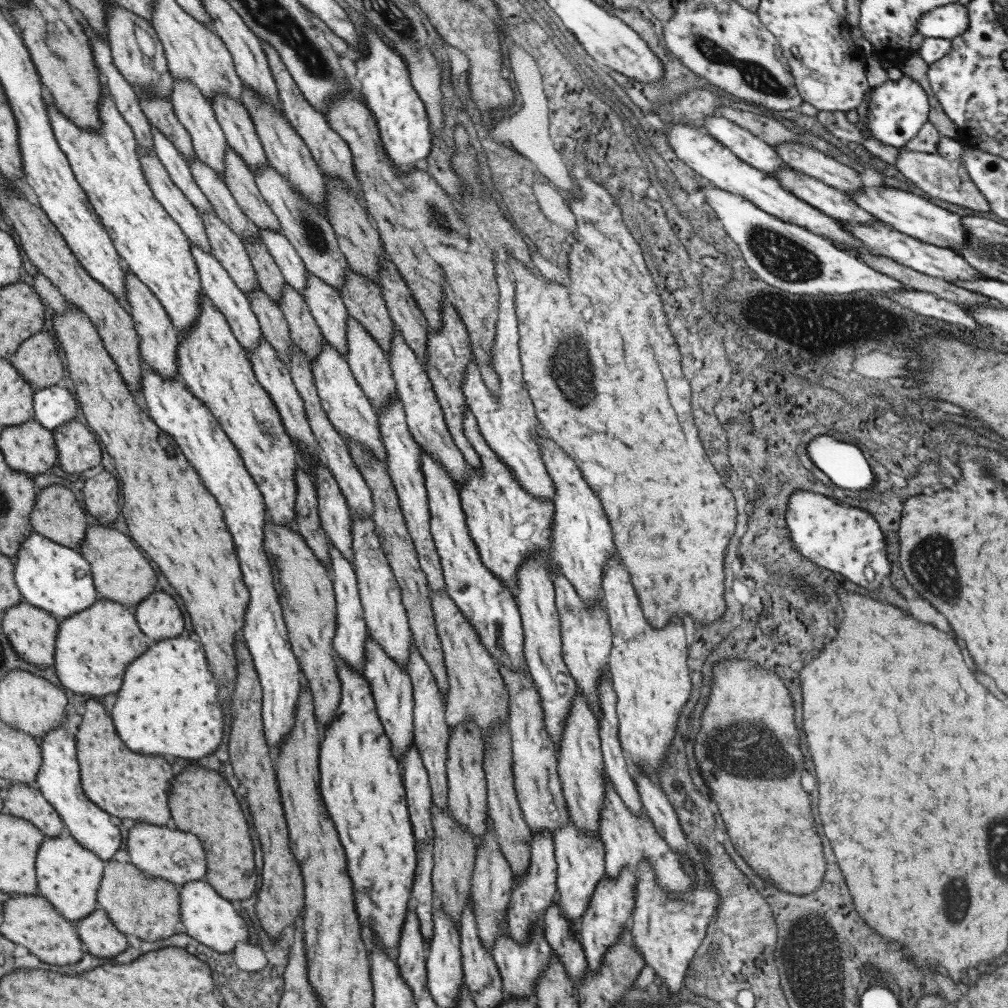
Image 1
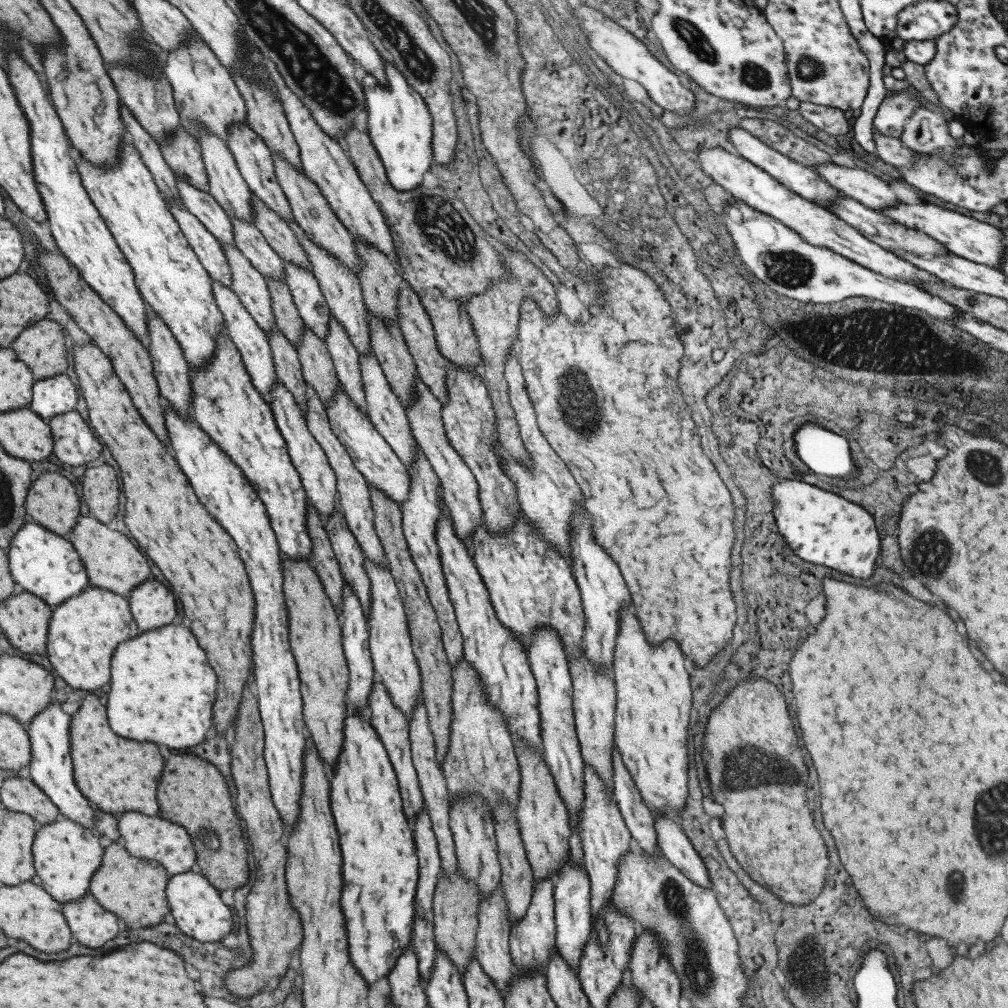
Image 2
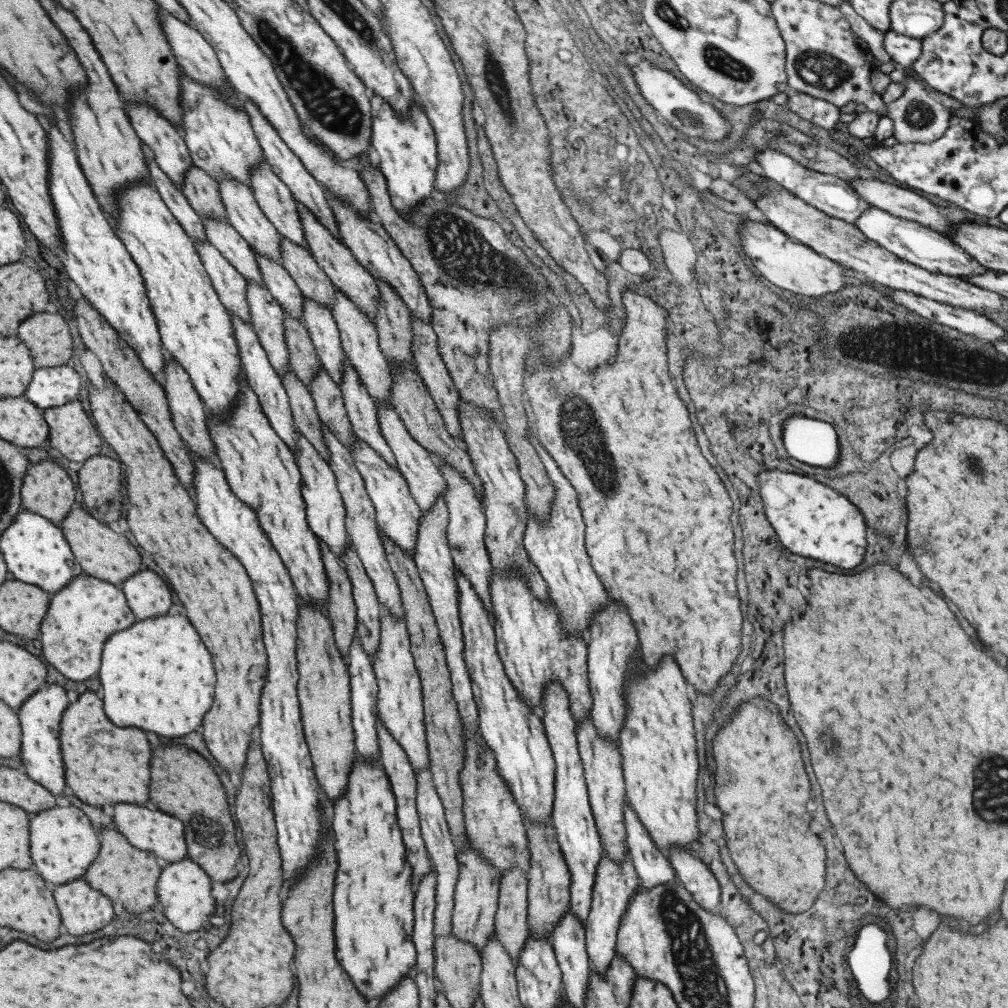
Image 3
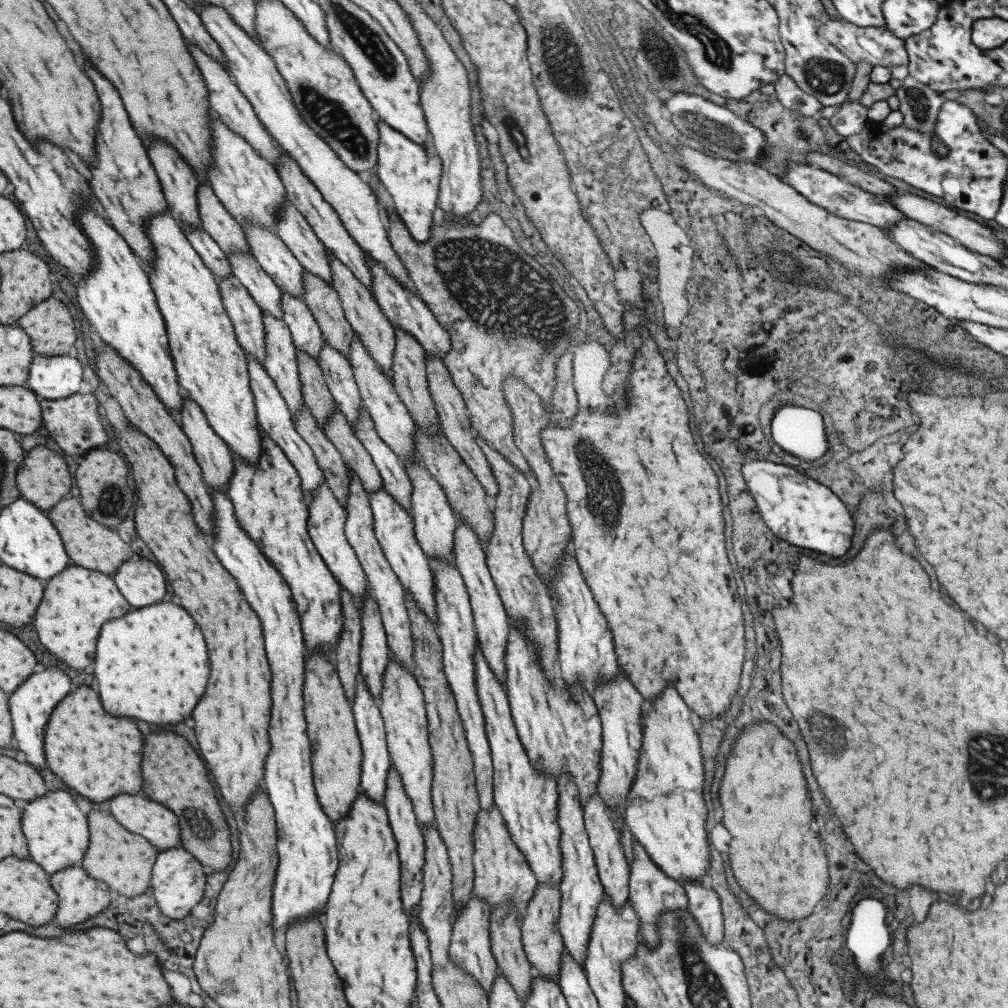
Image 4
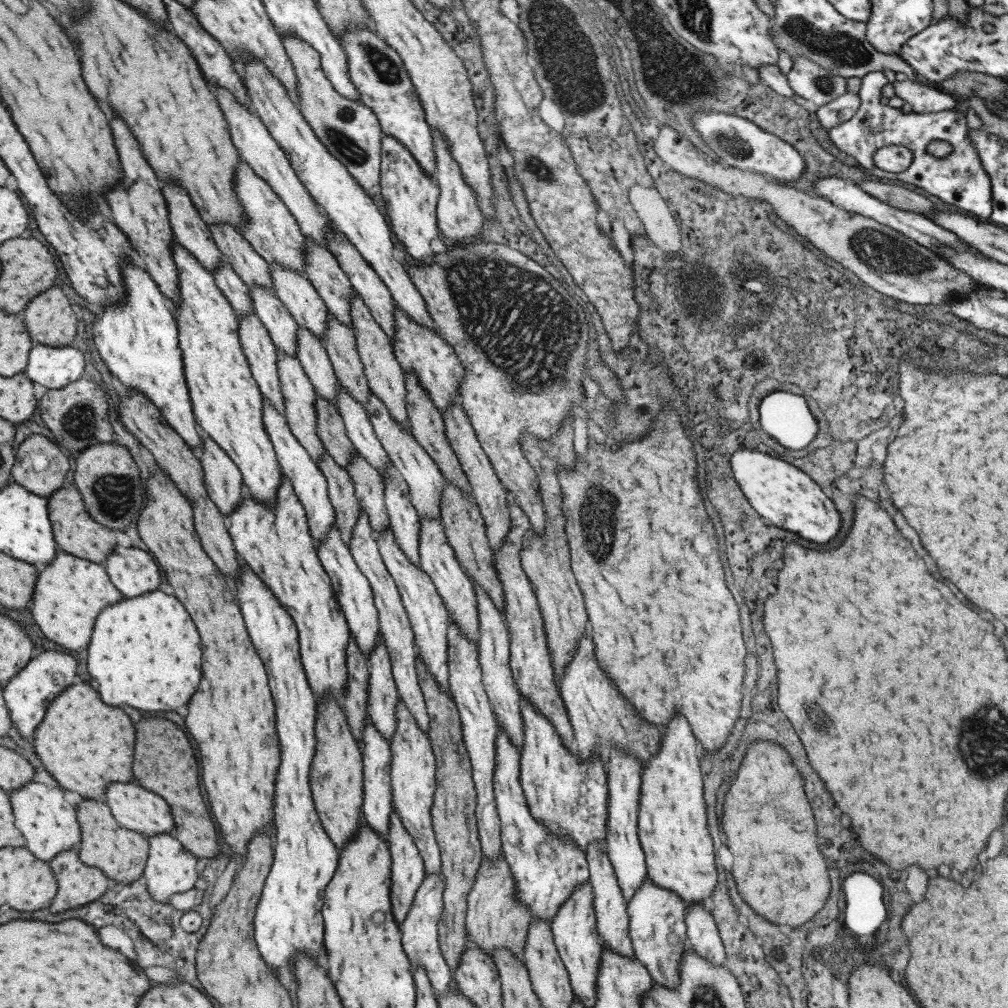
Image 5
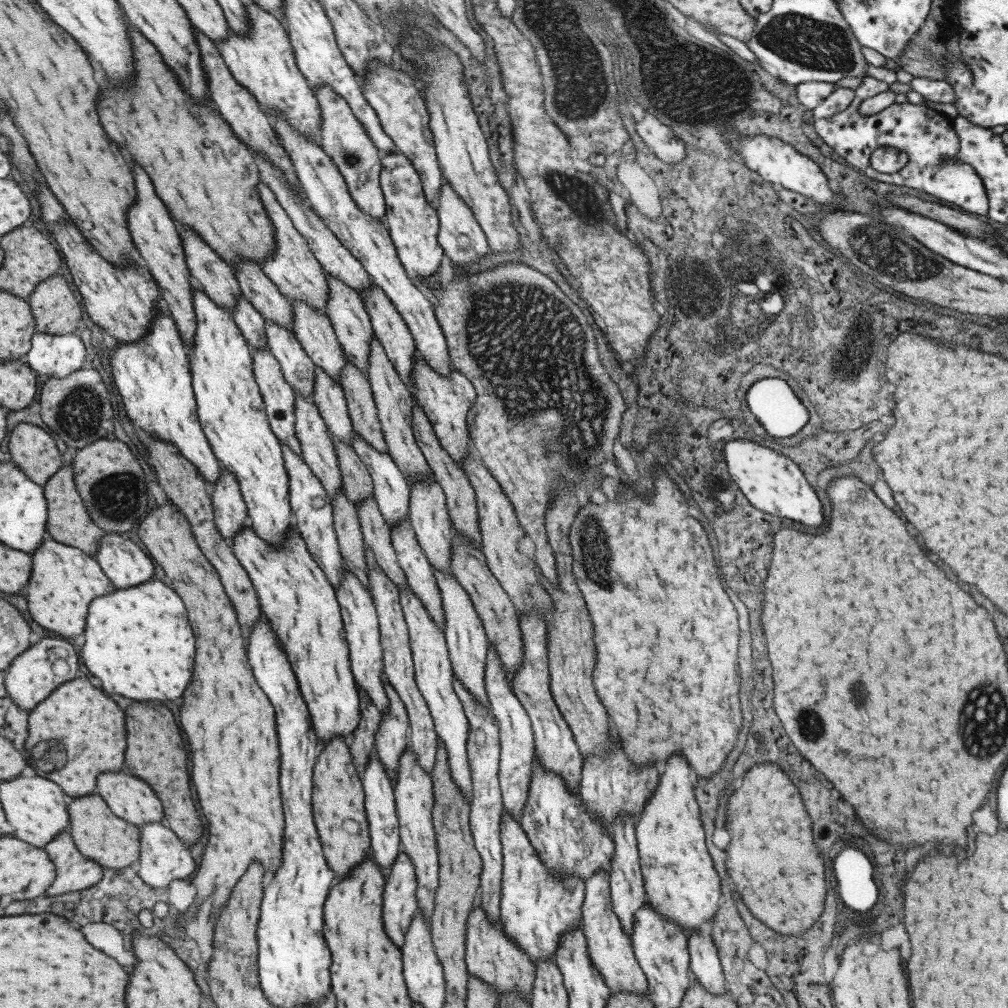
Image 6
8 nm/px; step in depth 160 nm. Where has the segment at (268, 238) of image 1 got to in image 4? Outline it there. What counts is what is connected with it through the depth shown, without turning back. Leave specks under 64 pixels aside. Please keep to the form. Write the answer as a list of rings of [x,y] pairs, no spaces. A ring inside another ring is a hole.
[[[323,340],[316,363],[336,408],[345,415],[354,434],[354,422],[361,406],[361,399],[348,360]]]

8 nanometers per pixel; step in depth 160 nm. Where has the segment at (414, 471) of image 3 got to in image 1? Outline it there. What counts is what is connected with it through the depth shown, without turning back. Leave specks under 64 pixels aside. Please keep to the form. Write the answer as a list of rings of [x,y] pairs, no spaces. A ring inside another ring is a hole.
[[[348,316],[346,318],[345,337],[347,352],[344,359],[347,361],[348,367],[359,388],[365,393],[370,405],[374,408],[375,412],[377,412],[393,397],[397,397],[387,356],[377,344],[377,341],[373,340],[373,337],[369,336],[369,334],[365,332],[365,328],[353,317]]]

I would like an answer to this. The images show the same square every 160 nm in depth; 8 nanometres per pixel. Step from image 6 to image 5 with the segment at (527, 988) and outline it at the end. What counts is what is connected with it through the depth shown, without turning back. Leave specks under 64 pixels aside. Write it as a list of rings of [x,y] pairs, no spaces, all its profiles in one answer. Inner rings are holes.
[[[502,851],[496,856],[495,863],[482,854],[474,883],[466,898],[465,914],[464,927],[467,941],[474,942],[490,957],[499,947],[509,949],[517,958],[521,957],[532,914],[516,899],[514,880]]]

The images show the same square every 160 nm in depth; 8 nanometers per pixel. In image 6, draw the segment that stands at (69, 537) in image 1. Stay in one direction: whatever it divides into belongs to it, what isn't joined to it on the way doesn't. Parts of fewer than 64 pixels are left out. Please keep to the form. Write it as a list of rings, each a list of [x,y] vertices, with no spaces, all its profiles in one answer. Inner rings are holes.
[[[16,424],[7,433],[4,450],[11,454],[16,467],[40,487],[62,467],[55,441],[34,424]]]

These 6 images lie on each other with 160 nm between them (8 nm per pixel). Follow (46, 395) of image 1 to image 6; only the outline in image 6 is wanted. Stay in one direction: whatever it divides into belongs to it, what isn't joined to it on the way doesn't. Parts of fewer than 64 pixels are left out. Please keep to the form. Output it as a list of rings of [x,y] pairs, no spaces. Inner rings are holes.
[[[34,332],[30,349],[20,357],[39,376],[63,378],[83,366],[85,346],[73,333],[55,336],[47,332]]]

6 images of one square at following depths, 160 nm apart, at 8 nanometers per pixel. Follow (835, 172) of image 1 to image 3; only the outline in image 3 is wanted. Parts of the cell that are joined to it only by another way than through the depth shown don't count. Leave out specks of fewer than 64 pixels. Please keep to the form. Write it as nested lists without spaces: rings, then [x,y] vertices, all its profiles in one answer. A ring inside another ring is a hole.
[[[857,177],[847,181],[868,206],[879,208],[899,218],[913,220],[941,234],[954,233],[955,223],[949,221],[947,216],[937,213],[935,204],[913,191],[878,179]]]

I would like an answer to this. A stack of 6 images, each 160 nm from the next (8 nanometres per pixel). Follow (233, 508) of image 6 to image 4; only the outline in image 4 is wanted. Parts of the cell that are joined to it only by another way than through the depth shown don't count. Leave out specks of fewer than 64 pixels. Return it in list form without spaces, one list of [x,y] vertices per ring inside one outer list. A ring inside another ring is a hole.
[[[183,394],[180,411],[177,412],[177,421],[184,435],[188,438],[194,459],[202,472],[202,479],[209,489],[217,489],[225,493],[229,477],[233,474],[234,459],[229,447],[217,436],[206,421],[205,415],[187,394]]]

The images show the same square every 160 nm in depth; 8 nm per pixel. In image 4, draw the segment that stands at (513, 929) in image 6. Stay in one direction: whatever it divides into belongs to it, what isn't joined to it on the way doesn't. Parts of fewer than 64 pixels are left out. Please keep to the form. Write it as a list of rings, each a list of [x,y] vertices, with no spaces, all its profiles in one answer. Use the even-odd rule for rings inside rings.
[[[479,643],[475,656],[473,656],[474,675],[476,684],[477,698],[484,718],[485,738],[490,748],[490,757],[492,762],[492,802],[501,813],[503,822],[507,827],[510,839],[517,845],[517,848],[525,857],[531,872],[539,883],[559,884],[562,877],[561,870],[561,851],[560,851],[560,828],[557,818],[557,800],[556,782],[549,773],[540,773],[527,758],[521,741],[519,740],[510,708],[508,707],[508,698],[502,684],[495,675],[492,675],[489,665],[485,658],[481,656]]]

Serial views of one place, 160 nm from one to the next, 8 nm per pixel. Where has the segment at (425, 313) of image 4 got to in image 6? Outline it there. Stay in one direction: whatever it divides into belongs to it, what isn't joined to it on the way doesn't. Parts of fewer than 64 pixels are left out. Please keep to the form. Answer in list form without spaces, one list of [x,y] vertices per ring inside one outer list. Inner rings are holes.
[[[415,350],[410,384],[412,384],[412,396],[416,404],[427,415],[439,444],[462,470],[462,460],[466,455],[466,446],[469,442],[465,416],[467,416],[468,408],[473,404],[475,391],[465,376],[458,370],[451,369],[452,371],[449,371],[446,377],[440,375]]]

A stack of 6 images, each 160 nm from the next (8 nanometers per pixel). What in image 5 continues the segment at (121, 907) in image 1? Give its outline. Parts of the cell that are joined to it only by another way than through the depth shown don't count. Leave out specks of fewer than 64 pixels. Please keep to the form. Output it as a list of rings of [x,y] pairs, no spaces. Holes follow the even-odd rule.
[[[85,799],[75,809],[80,826],[78,859],[83,864],[99,868],[107,878],[116,883],[128,884],[141,878],[148,857],[147,838],[119,826],[102,799]]]

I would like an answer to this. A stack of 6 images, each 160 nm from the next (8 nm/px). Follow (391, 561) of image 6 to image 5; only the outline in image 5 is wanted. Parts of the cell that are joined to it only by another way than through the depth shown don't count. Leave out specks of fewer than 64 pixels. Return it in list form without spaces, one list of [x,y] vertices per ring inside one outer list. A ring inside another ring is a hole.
[[[354,450],[346,471],[354,484],[360,510],[367,514],[369,528],[375,536],[381,534],[388,527],[388,517],[384,508],[384,484],[378,470]]]

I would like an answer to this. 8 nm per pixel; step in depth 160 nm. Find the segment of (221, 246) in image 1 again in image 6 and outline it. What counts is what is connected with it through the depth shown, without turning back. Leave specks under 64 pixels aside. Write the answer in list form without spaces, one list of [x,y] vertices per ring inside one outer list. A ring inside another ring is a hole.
[[[295,395],[293,403],[294,431],[297,437],[301,454],[305,464],[311,469],[311,472],[319,479],[326,495],[332,498],[337,491],[341,491],[342,480],[337,466],[335,449],[326,430],[325,423],[315,406],[315,403],[309,397]]]

